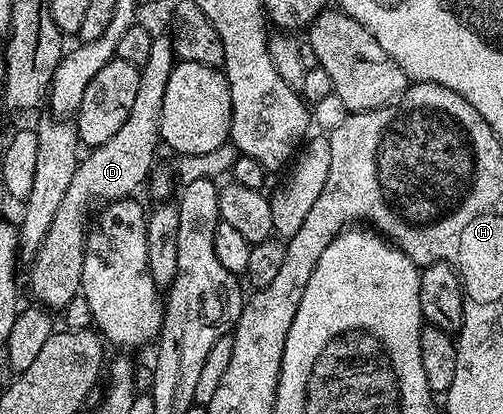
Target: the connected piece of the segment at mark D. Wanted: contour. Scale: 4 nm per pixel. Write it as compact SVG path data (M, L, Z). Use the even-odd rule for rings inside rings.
M155 37L152 56L148 56L140 68L140 88L136 88L136 101L132 103L132 112L128 112L128 120L124 120L116 136L93 147L87 153L90 155L79 161L76 176L72 176L72 184L68 184L68 192L64 192L64 200L60 208L56 208L56 216L52 216L52 224L42 245L32 256L30 290L34 293L35 303L51 311L62 312L73 298L79 297L88 237L86 225L90 222L90 214L97 215L107 204L131 197L135 193L133 190L151 177L155 169L154 153L162 142L160 116L164 112L164 94L175 65L173 41L169 37Z

